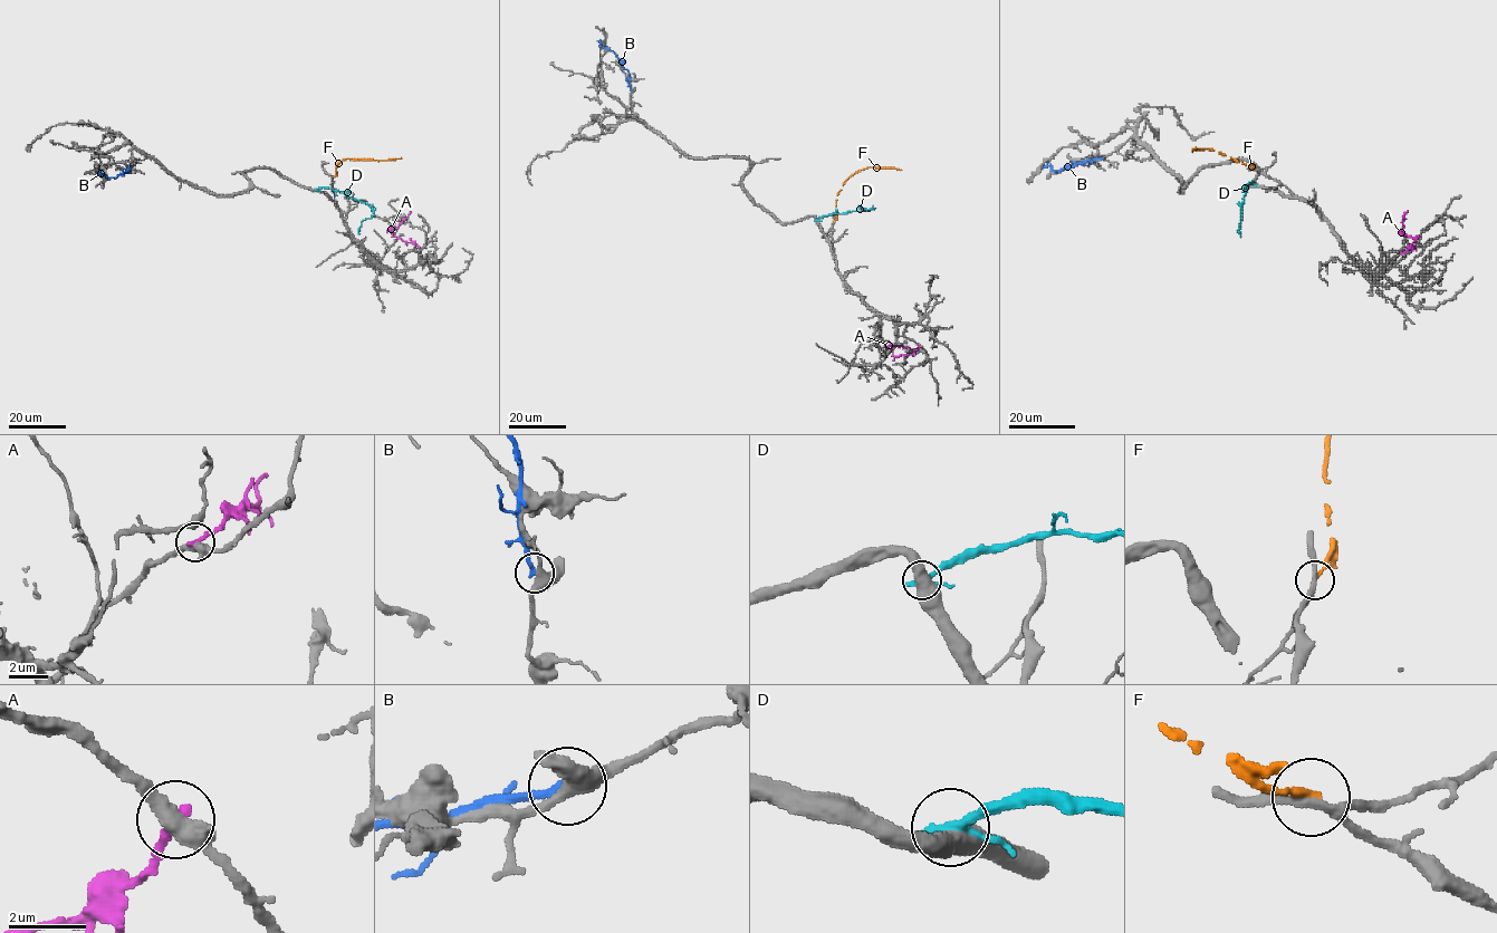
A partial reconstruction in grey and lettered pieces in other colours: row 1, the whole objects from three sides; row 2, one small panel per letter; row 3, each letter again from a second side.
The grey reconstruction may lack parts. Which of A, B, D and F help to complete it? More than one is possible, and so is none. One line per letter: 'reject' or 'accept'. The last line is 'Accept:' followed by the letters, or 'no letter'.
A: reject
B: reject
D: reject
F: reject
Accept: no letter

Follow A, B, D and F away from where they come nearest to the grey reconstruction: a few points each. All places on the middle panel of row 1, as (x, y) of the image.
A: (919, 345), (912, 353), (896, 357), (892, 355), (891, 348), (895, 345), (911, 350)
B: (631, 89), (629, 73), (622, 61), (597, 40)
D: (816, 220), (835, 213), (874, 209), (860, 208)
F: (834, 220), (836, 194), (851, 175), (867, 167), (901, 170)

